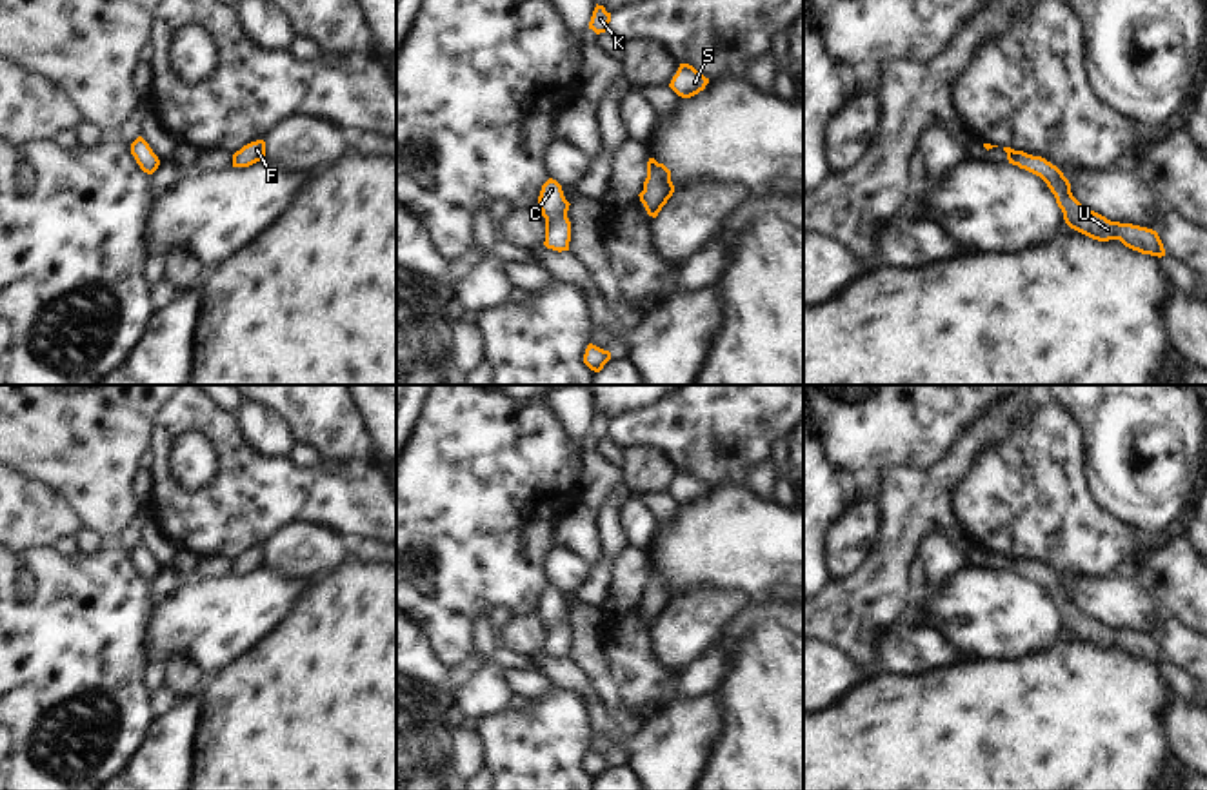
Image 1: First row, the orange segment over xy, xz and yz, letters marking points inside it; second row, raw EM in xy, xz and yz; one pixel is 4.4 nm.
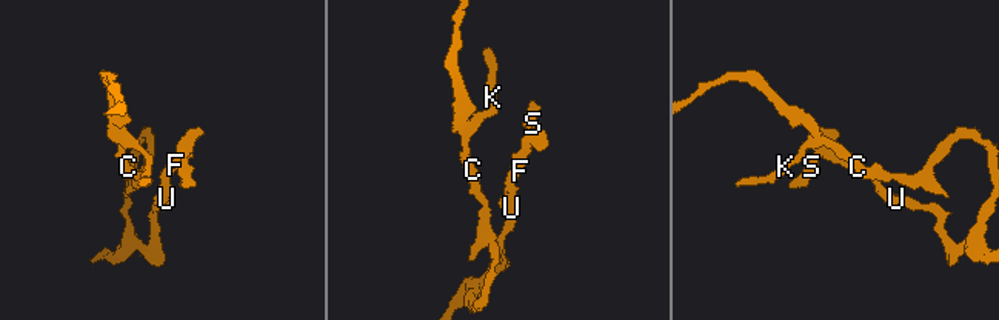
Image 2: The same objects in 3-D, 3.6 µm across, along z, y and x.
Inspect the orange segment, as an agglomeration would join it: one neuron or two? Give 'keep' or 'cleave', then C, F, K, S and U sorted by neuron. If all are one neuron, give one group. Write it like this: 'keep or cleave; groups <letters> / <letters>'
keep; groups C F K S U

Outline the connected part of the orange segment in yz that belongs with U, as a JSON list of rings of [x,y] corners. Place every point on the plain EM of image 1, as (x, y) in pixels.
[[[1003,554],[1007,567],[1020,576],[1025,576],[1040,583],[1056,605],[1058,614],[1063,619],[1065,630],[1098,648],[1120,647],[1125,654],[1151,663],[1165,663],[1163,650],[1156,637],[1111,628],[1105,623],[1083,614],[1071,599],[1071,590],[1063,579],[1042,563],[1032,563],[1023,558]]]

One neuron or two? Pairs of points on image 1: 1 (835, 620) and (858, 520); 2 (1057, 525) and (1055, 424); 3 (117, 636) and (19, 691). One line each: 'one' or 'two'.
1: two
2: one
3: one

